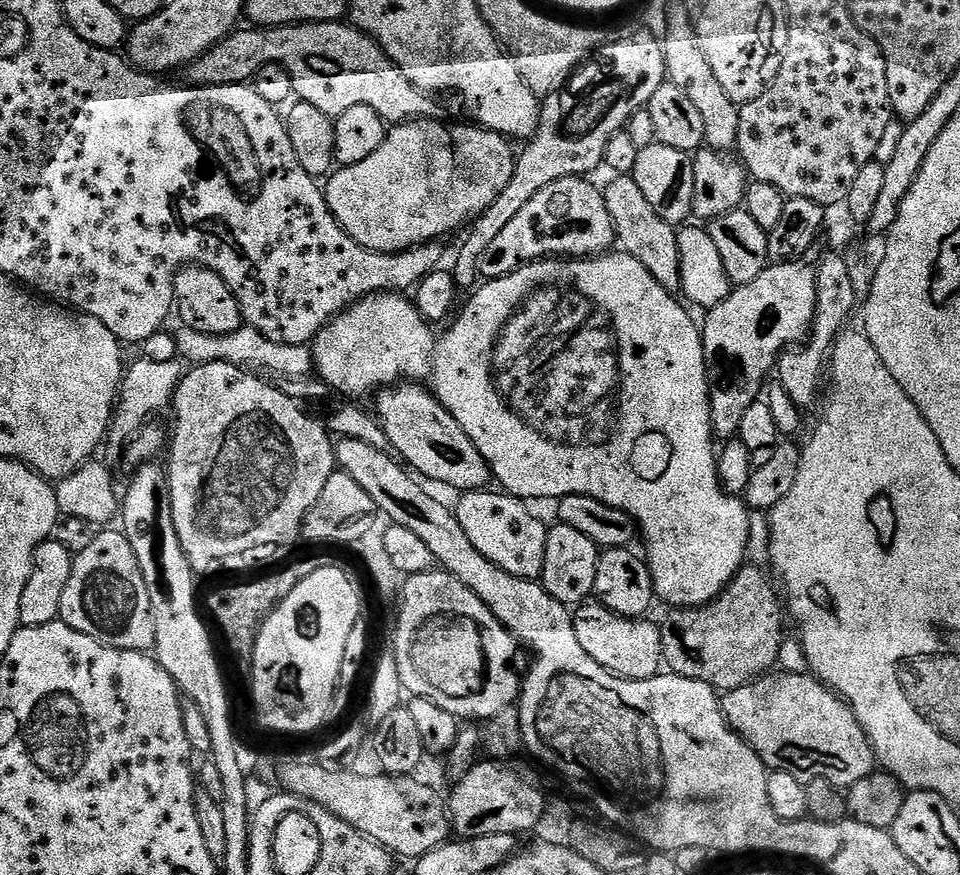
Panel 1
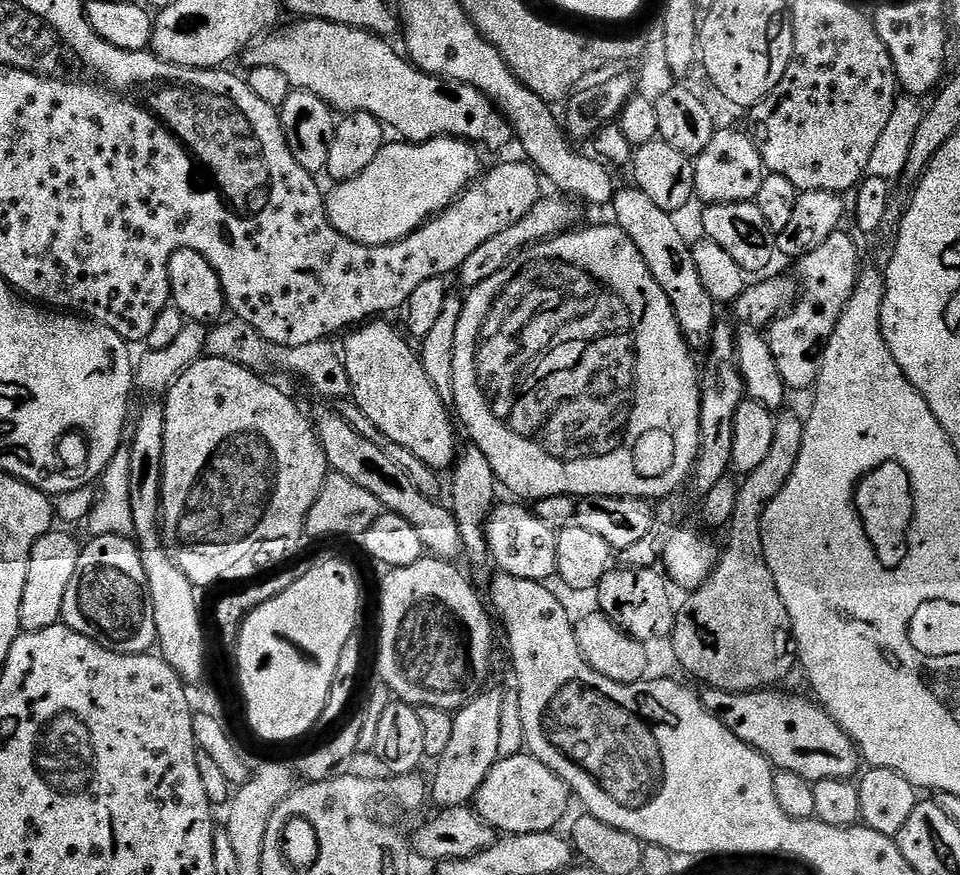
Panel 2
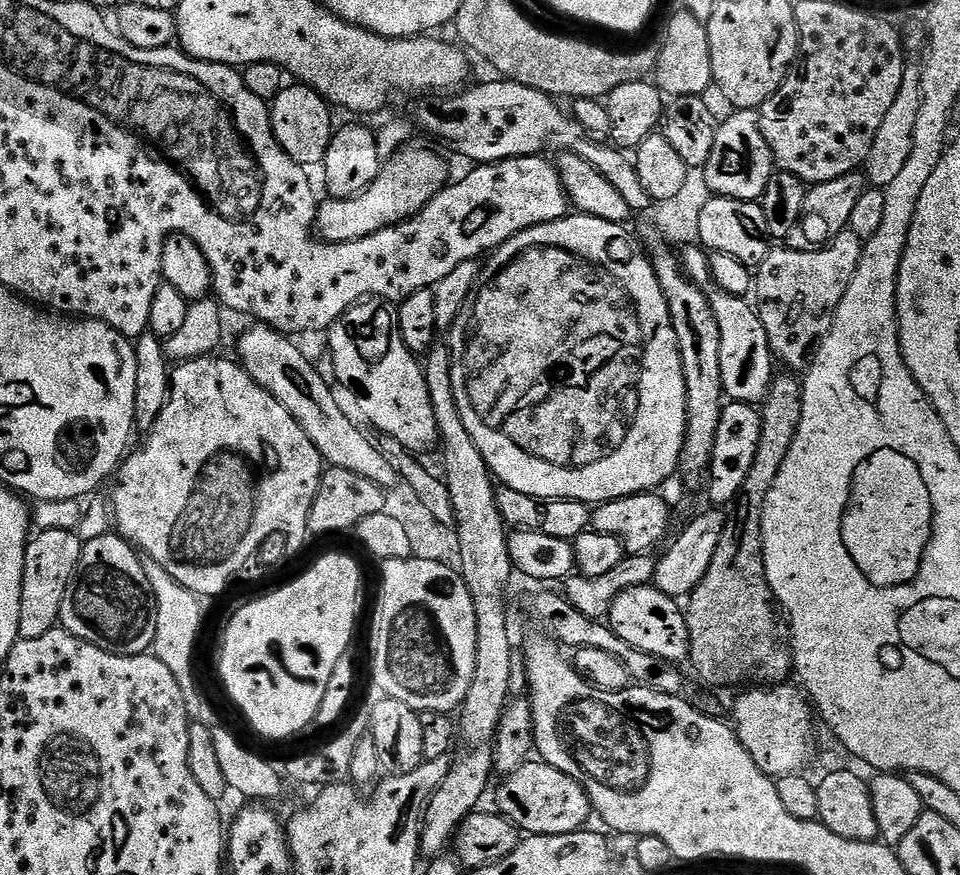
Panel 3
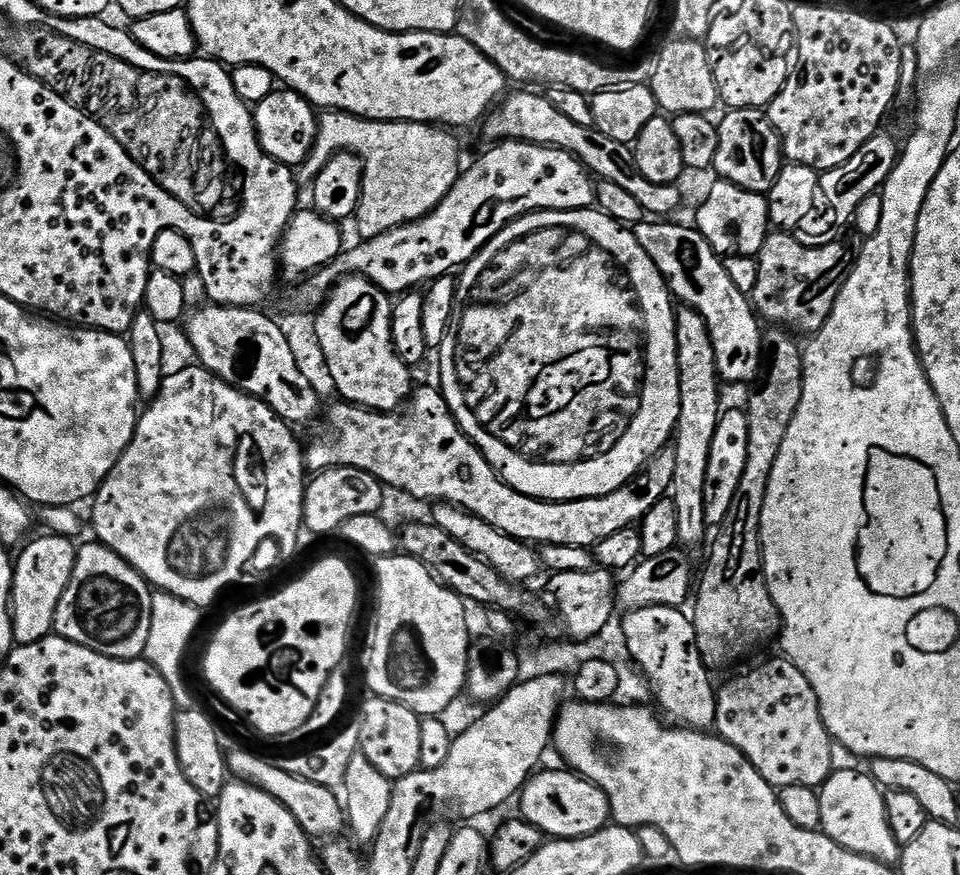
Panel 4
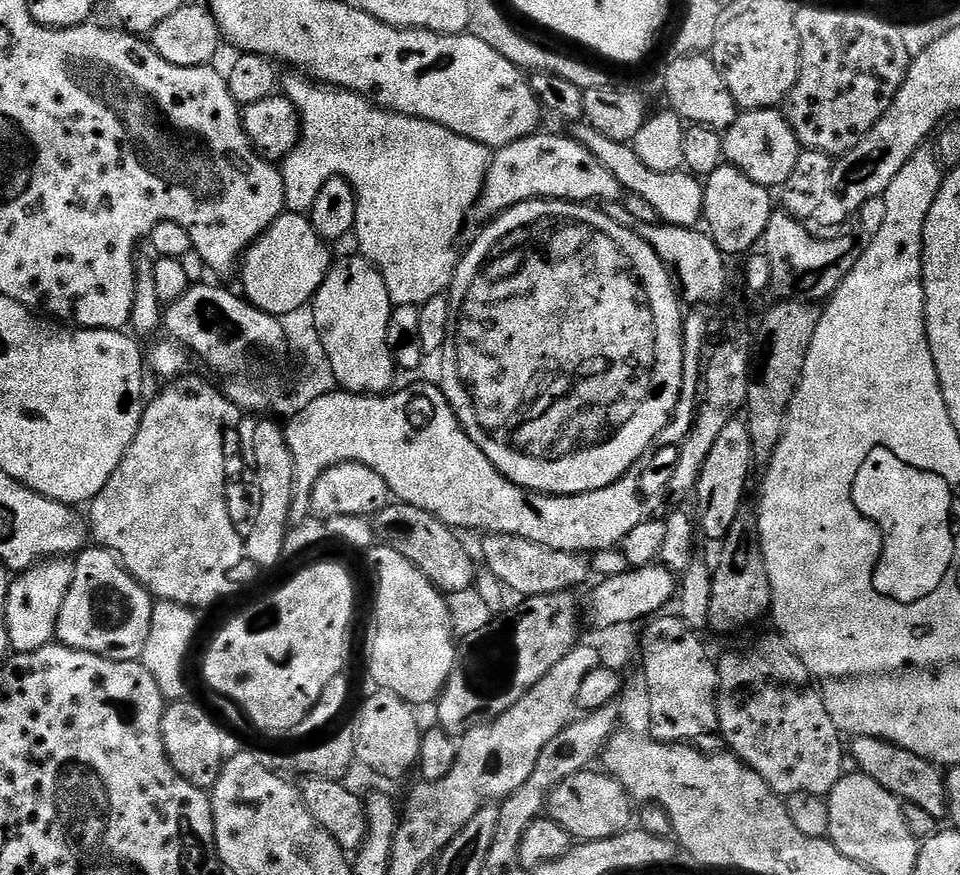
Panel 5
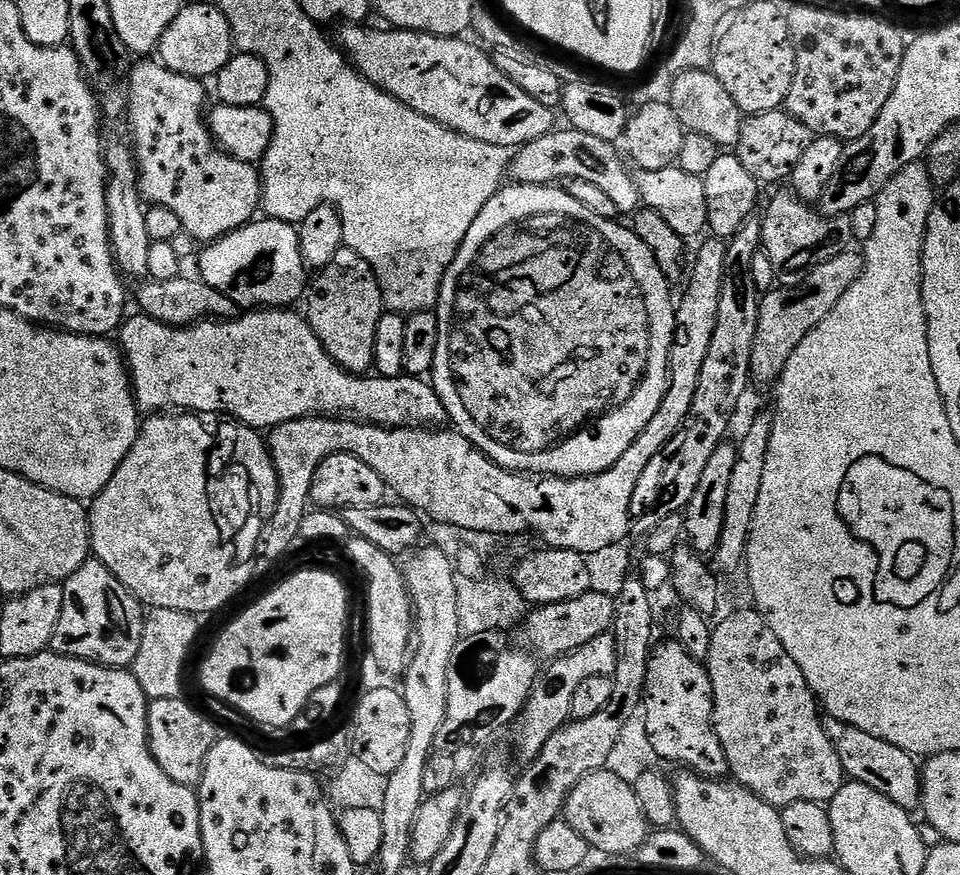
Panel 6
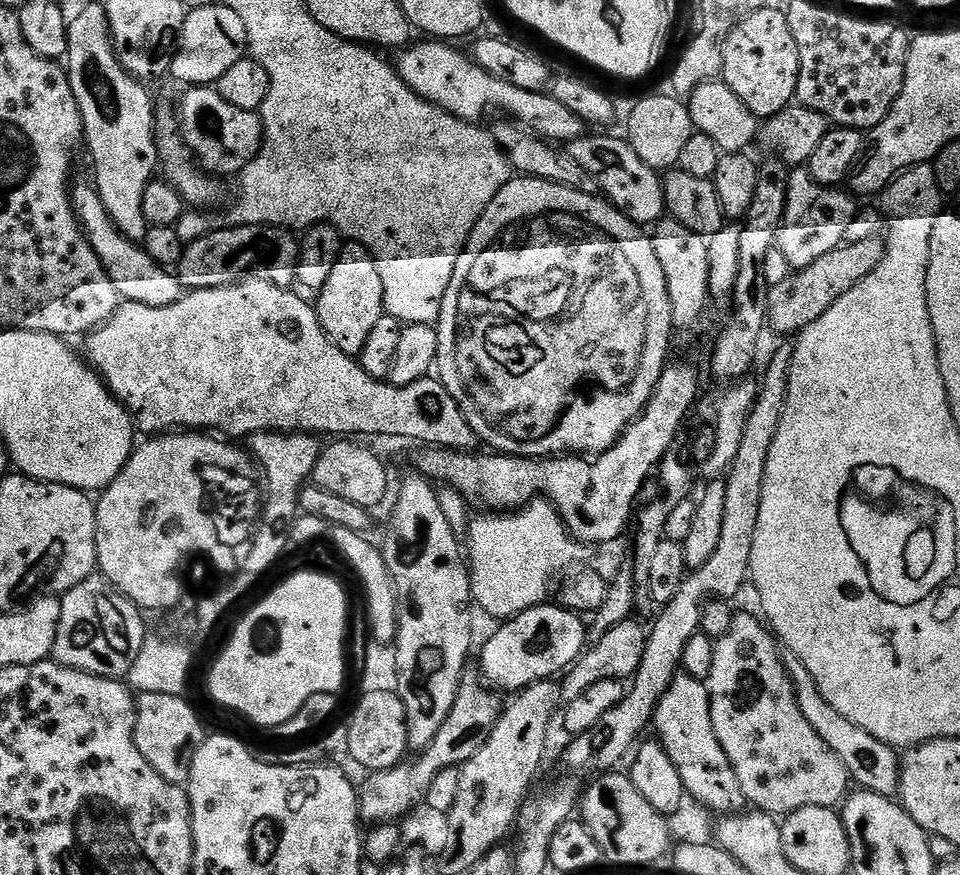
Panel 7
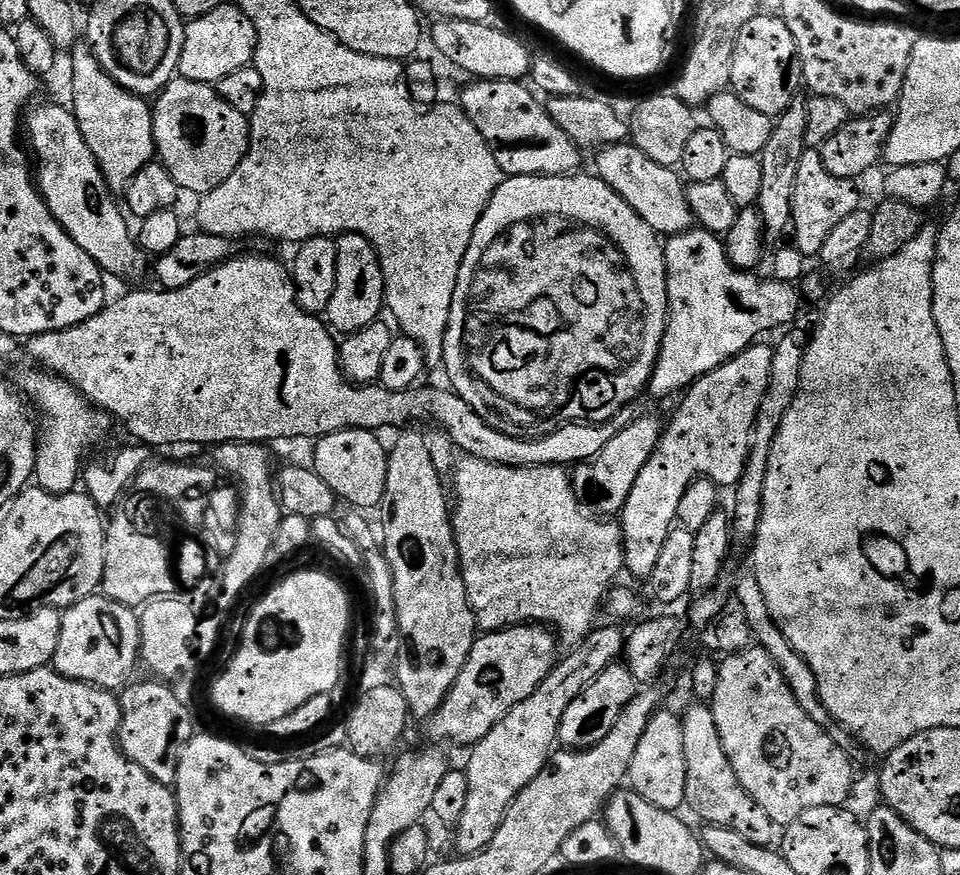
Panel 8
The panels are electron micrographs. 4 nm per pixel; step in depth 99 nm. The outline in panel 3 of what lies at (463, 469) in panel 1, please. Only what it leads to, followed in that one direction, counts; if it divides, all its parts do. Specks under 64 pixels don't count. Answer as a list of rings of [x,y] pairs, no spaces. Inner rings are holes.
[[[369,298],[360,301],[346,314],[342,314],[327,333],[327,355],[332,357],[336,384],[349,388],[356,399],[356,408],[373,424],[377,433],[398,438],[409,453],[421,454],[438,440],[434,406],[430,402],[430,390],[426,386],[421,361],[406,346],[400,333],[400,318],[397,309],[389,301]]]

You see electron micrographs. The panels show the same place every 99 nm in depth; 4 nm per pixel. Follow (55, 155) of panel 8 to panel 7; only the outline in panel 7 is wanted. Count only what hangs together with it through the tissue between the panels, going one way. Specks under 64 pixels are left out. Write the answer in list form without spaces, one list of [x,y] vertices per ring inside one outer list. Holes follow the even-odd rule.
[[[95,183],[80,184],[71,189],[72,206],[76,209],[76,217],[80,219],[80,226],[88,235],[90,246],[94,254],[102,262],[110,282],[118,290],[121,301],[129,304],[145,304],[146,306],[170,306],[178,302],[182,295],[180,277],[165,270],[161,264],[154,262],[150,254],[139,243],[126,238],[114,226],[114,222],[106,214],[106,206],[98,198]]]

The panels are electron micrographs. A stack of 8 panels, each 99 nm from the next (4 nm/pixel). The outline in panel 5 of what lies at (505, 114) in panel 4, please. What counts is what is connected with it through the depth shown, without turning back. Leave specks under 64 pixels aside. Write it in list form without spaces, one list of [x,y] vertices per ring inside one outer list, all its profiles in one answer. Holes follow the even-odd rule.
[[[587,122],[573,123],[571,128],[572,139],[586,146],[586,150],[590,150],[590,154],[594,154],[594,158],[598,158],[598,162],[602,162],[602,166],[606,166],[606,170],[610,170],[614,178],[618,178],[621,189],[628,196],[637,196],[650,202],[650,206],[654,206],[657,217],[663,223],[686,228],[696,228],[701,223],[704,214],[704,186],[691,172],[650,170],[650,166],[646,166],[646,162],[638,158],[631,143],[614,142],[614,138],[606,138],[606,134],[598,134],[598,130],[594,130]]]

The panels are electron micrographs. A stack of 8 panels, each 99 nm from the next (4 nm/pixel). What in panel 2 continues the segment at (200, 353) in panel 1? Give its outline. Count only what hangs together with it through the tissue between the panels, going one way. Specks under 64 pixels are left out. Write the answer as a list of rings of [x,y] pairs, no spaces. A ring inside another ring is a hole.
[[[235,318],[217,323],[209,331],[206,340],[205,353],[212,357],[222,358],[242,365],[257,374],[266,374],[268,370],[278,370],[298,376],[307,382],[320,394],[332,400],[347,399],[351,395],[349,376],[346,374],[341,353],[331,345],[331,341],[319,340],[309,345],[282,347],[261,338],[249,323]]]

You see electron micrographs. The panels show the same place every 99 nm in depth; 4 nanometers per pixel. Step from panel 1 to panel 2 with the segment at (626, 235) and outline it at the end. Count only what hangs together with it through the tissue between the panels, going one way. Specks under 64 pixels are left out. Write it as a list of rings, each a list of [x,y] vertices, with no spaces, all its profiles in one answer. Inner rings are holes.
[[[635,186],[621,187],[612,197],[610,211],[616,215],[614,217],[616,227],[621,228],[627,234],[634,246],[638,246],[638,254],[642,254],[642,262],[646,262],[650,274],[654,274],[654,282],[658,282],[658,286],[662,286],[666,298],[670,298],[670,306],[678,318],[678,326],[686,338],[688,347],[693,350],[711,348],[712,332],[716,329],[718,323],[718,317],[716,317],[718,305],[716,301],[710,298],[710,294],[706,294],[706,286],[702,286],[702,278],[698,278],[698,266],[694,266],[692,245],[682,240],[680,232],[677,232],[674,227],[672,213],[662,210],[662,206],[657,206],[646,194],[642,194],[640,188]]]

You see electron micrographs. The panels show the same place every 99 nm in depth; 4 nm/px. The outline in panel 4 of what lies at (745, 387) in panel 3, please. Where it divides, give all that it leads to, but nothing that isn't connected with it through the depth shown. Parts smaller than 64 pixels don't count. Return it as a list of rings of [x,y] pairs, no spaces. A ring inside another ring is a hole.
[[[643,220],[635,225],[633,232],[639,240],[639,245],[646,250],[652,261],[658,266],[664,279],[669,283],[669,289],[673,297],[683,305],[695,308],[702,314],[707,322],[712,341],[714,342],[715,360],[721,379],[725,383],[744,384],[748,378],[756,379],[764,368],[765,347],[763,343],[764,332],[760,330],[761,321],[747,293],[739,290],[731,281],[727,273],[723,257],[710,246],[705,236],[699,229],[689,225],[682,226],[672,223],[672,220]]]

